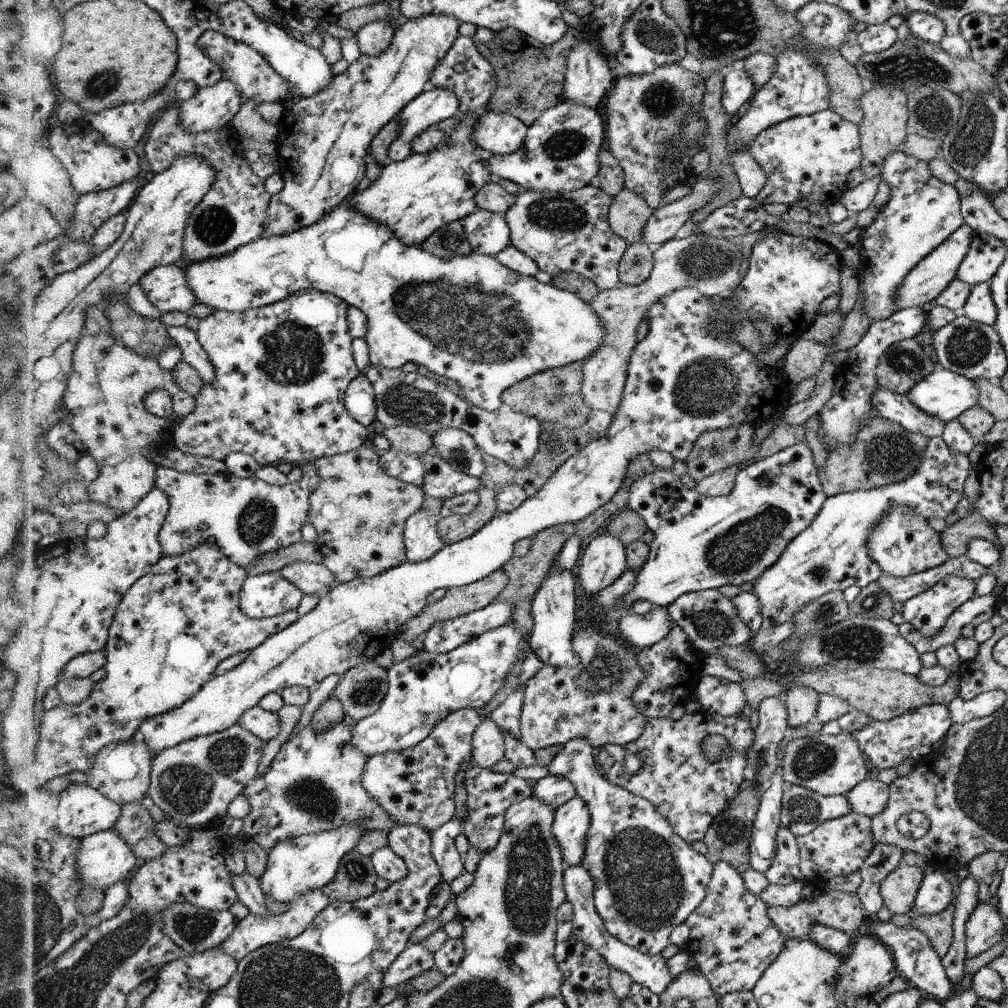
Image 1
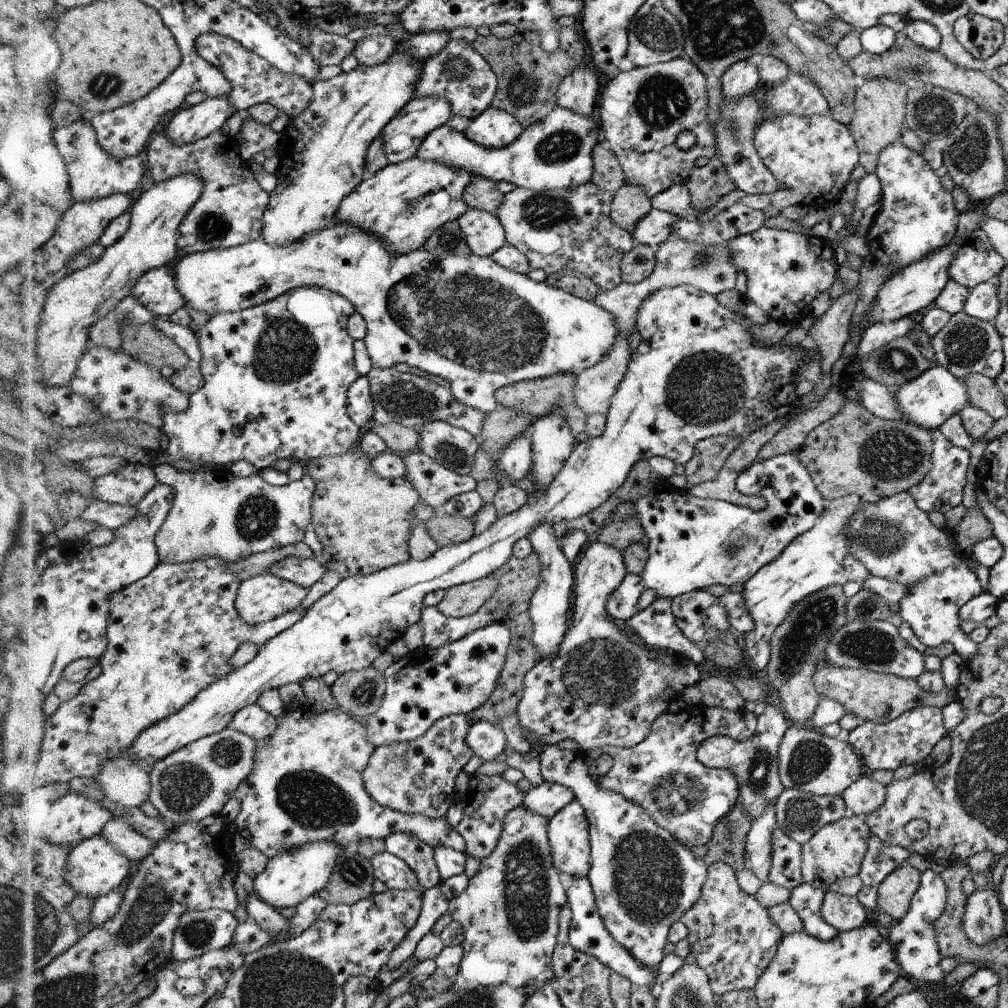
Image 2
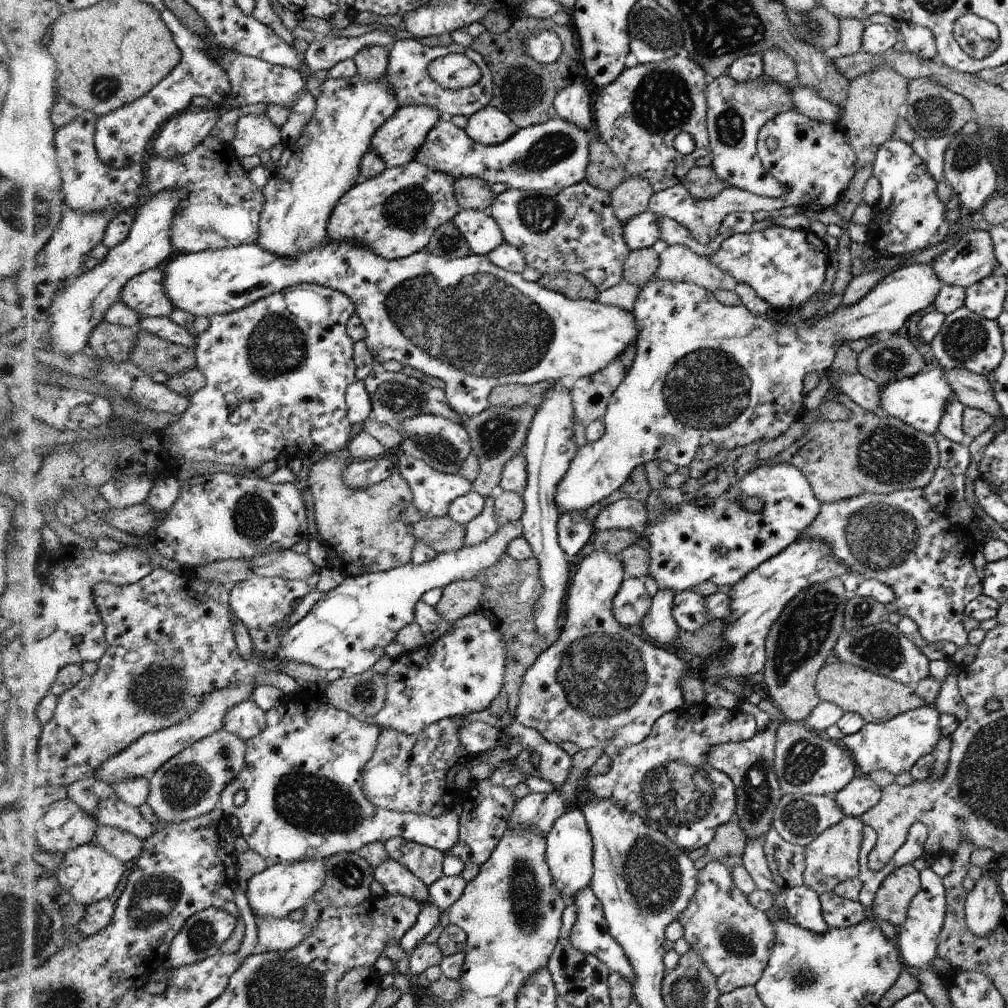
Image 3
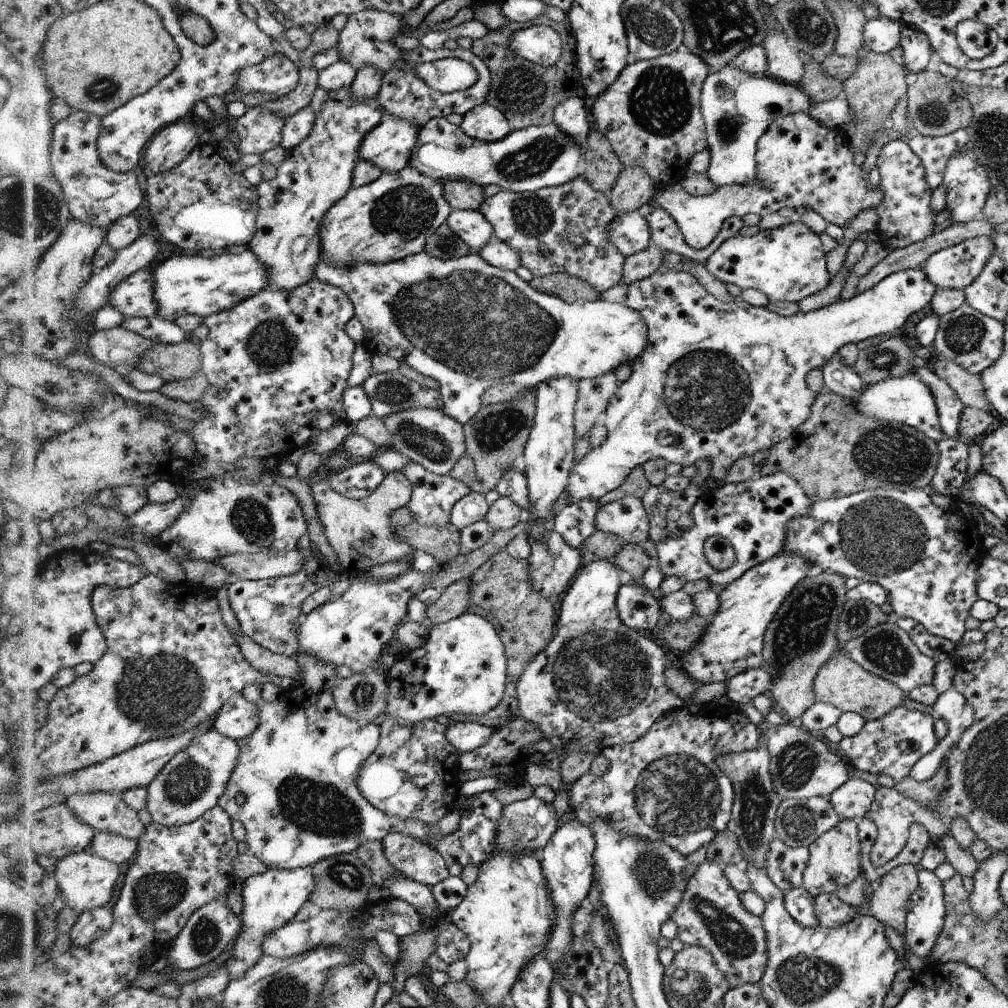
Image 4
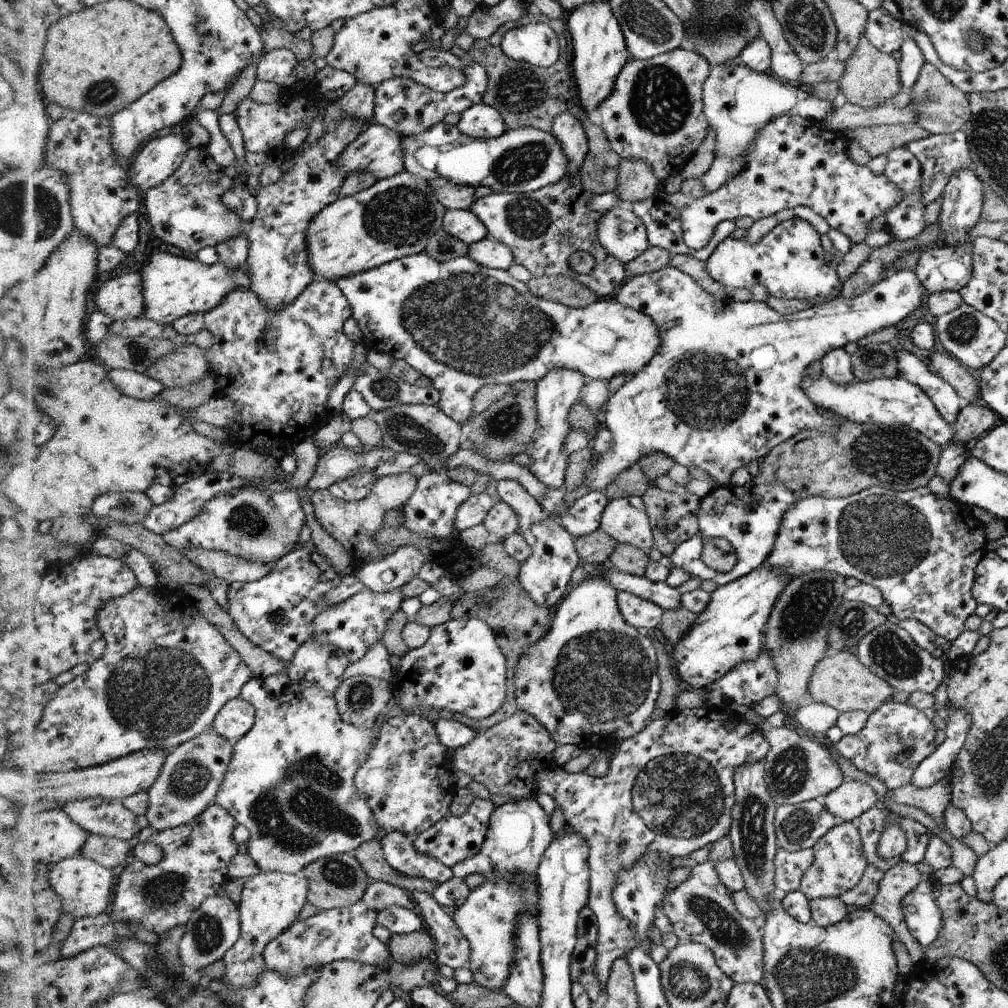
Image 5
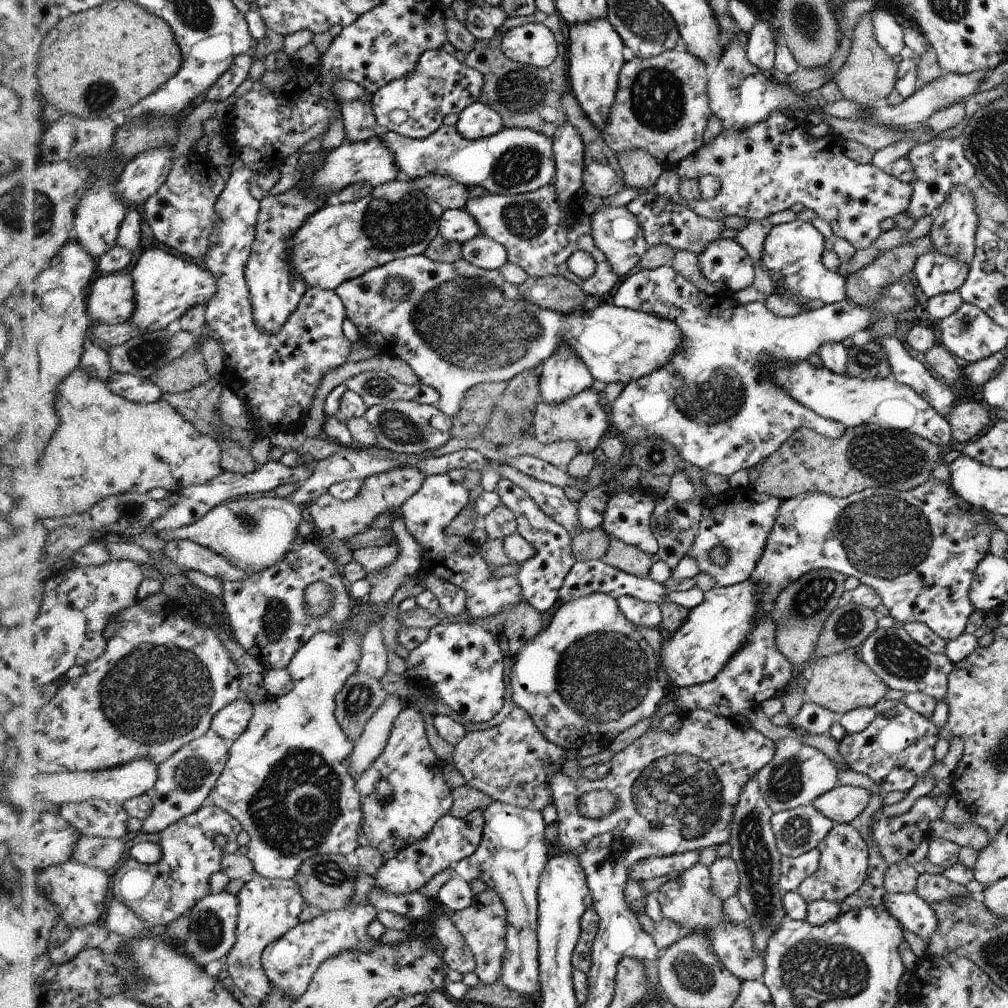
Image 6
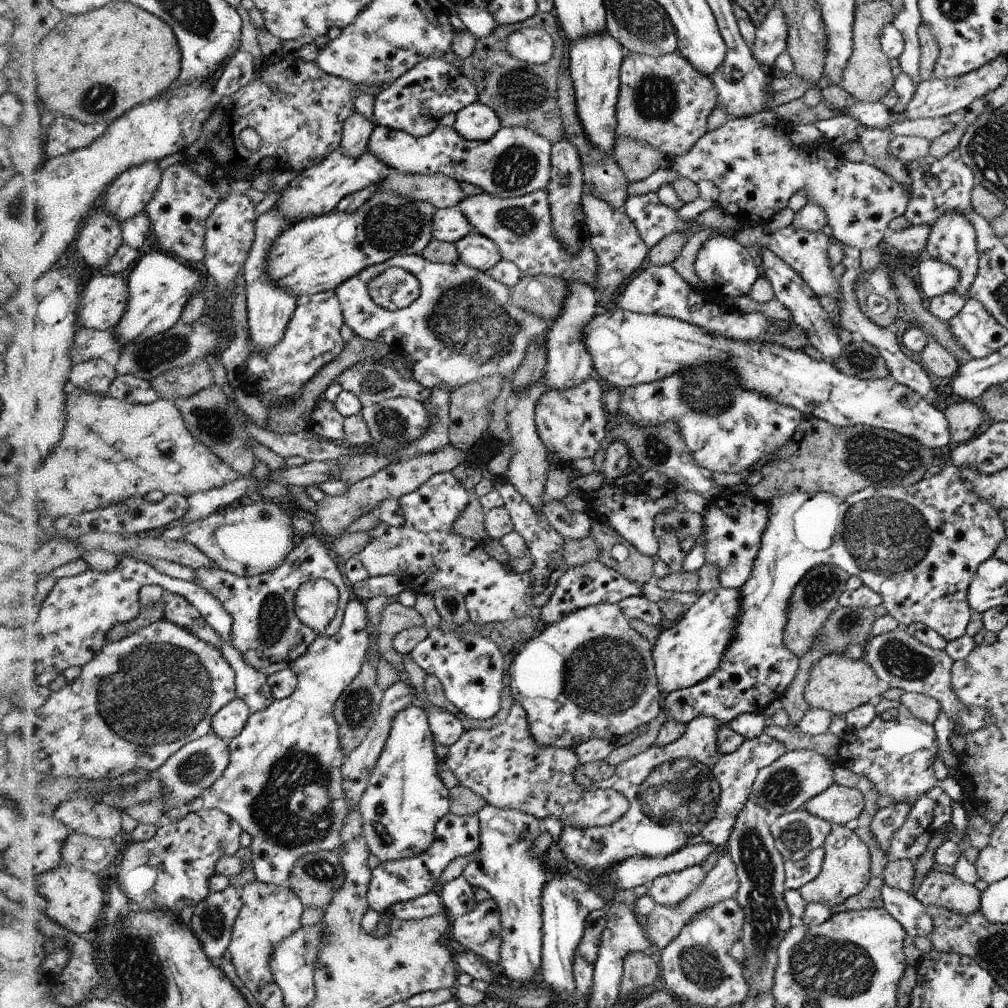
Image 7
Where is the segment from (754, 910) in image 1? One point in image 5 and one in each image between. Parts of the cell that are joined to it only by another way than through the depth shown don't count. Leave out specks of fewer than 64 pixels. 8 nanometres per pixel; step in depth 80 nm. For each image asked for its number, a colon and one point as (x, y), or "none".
2: (732, 936)
3: (735, 939)
4: (711, 915)
5: (701, 908)

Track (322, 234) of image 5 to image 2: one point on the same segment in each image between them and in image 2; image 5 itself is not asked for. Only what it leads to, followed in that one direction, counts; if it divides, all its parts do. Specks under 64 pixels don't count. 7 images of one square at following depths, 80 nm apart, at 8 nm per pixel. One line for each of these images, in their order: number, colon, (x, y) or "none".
2: (402, 204)
3: (394, 214)
4: (392, 217)

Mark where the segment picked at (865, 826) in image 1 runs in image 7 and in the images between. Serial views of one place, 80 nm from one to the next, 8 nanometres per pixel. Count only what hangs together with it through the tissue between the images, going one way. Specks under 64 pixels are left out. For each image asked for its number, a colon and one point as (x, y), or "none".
2: (837, 851)
3: (836, 856)
4: (835, 859)
5: (840, 862)
6: (845, 856)
7: (846, 870)

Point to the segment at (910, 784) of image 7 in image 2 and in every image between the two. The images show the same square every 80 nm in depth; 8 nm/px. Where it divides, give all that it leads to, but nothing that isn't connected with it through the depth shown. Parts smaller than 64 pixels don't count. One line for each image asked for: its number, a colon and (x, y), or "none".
2: (910, 739)
3: (895, 745)
4: (891, 745)
5: (897, 737)
6: (896, 752)

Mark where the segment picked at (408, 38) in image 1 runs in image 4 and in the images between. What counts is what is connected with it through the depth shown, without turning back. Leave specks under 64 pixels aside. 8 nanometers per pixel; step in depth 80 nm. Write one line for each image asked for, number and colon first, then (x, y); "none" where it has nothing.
2: (322, 152)
3: (315, 172)
4: (318, 173)

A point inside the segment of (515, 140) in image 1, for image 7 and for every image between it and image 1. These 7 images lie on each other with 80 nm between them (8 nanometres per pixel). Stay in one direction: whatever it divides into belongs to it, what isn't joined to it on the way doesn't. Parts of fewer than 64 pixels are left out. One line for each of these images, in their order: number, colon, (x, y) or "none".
2: (495, 128)
3: (489, 126)
4: (485, 122)
5: (481, 121)
6: (479, 120)
7: (477, 121)

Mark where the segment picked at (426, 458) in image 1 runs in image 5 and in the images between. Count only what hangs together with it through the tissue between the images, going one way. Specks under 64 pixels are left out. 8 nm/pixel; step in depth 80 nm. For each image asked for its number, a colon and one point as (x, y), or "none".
2: (436, 484)
3: (433, 492)
4: (433, 497)
5: (430, 512)

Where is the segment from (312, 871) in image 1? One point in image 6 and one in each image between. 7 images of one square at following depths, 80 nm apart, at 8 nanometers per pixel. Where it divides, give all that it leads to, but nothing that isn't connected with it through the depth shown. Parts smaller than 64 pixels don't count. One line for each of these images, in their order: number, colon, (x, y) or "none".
2: (290, 878)
3: (283, 888)
4: (273, 899)
5: (272, 902)
6: (270, 908)

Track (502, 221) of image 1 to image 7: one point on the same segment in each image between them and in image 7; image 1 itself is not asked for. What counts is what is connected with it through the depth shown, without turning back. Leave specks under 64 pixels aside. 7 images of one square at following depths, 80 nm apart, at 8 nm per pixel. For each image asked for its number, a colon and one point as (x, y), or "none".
2: (484, 233)
3: (483, 234)
4: (471, 226)
5: (464, 225)
6: (458, 225)
7: (450, 225)

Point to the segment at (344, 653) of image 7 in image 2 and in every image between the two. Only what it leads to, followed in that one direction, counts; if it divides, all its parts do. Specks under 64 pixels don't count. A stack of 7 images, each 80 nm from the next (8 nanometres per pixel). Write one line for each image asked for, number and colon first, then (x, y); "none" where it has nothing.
2: (307, 786)
3: (304, 775)
4: (299, 772)
5: (292, 780)
6: (288, 781)

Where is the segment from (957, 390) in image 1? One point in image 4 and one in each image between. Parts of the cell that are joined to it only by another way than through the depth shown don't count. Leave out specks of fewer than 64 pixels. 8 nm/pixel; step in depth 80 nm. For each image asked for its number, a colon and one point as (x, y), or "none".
2: (929, 400)
3: (920, 400)
4: (908, 399)

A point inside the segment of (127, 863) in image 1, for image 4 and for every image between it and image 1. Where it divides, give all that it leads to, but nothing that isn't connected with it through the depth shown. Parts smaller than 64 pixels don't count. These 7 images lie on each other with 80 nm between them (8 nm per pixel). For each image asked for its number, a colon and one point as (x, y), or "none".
2: (97, 867)
3: (91, 874)
4: (88, 882)

